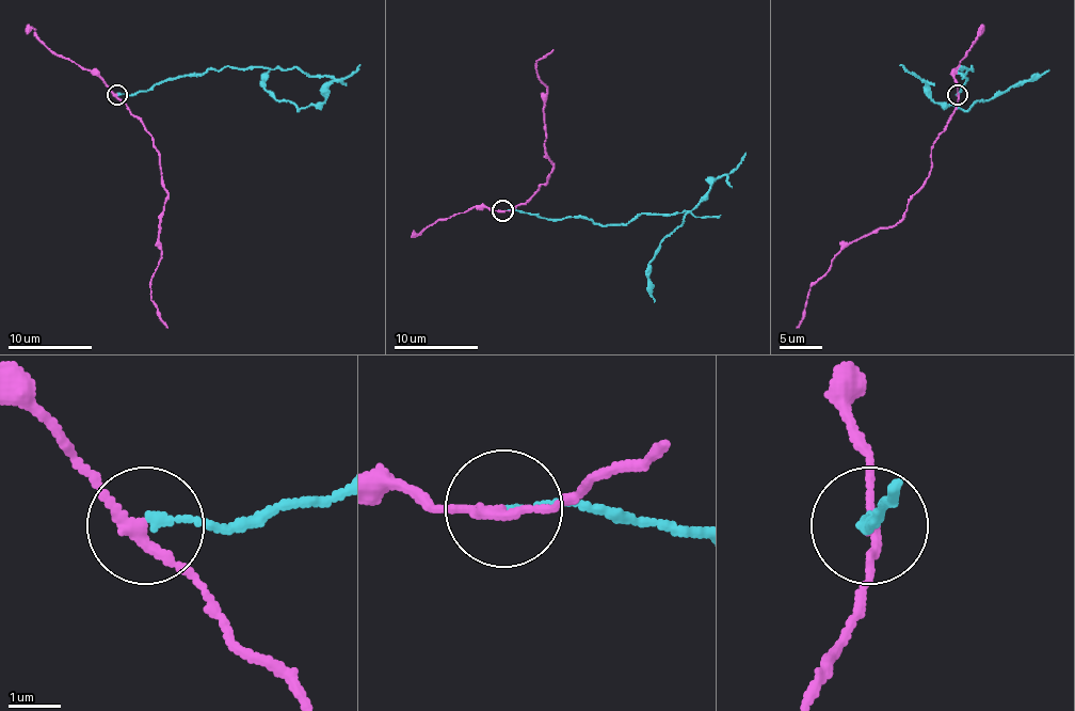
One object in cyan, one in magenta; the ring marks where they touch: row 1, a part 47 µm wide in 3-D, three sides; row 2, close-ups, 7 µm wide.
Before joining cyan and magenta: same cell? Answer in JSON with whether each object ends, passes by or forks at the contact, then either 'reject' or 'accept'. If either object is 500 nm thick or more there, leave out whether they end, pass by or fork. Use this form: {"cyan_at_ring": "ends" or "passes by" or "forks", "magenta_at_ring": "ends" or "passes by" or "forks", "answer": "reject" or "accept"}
{"cyan_at_ring": "ends", "magenta_at_ring": "passes by", "answer": "reject"}

